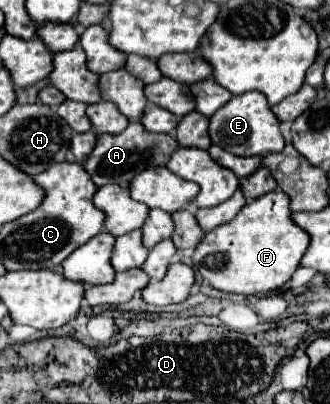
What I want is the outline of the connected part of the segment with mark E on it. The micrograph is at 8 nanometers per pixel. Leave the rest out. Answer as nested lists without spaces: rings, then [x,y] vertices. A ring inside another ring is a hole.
[[[259,91],[235,95],[229,103],[217,109],[209,119],[209,137],[215,145],[223,147],[227,153],[239,157],[283,151],[285,147],[285,139],[279,131],[279,119],[273,115],[269,103],[265,103],[265,95],[261,95]]]

